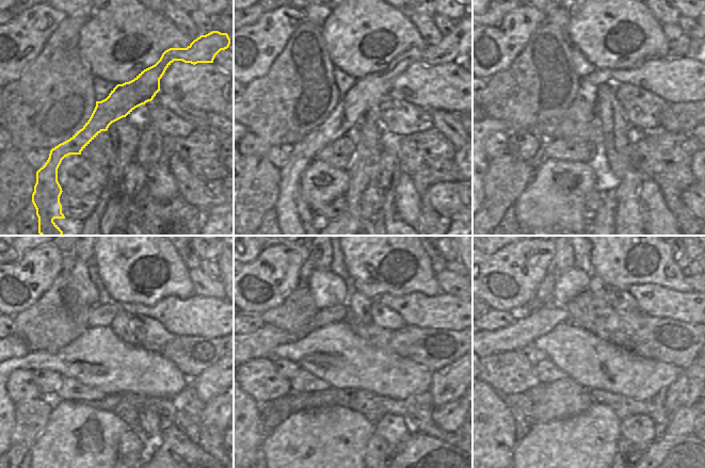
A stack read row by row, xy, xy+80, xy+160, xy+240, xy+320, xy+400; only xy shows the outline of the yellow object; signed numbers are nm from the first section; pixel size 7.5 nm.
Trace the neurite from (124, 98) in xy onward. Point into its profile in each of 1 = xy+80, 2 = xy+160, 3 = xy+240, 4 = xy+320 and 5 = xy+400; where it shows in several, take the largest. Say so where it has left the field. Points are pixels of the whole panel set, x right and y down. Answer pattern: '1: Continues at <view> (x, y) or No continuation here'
1: Continues at xy+80 (292, 213)
2: Continues at xy+160 (689, 54)
3: No continuation here
4: No continuation here
5: No continuation here.

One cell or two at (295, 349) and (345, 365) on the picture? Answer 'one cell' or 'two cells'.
one cell

